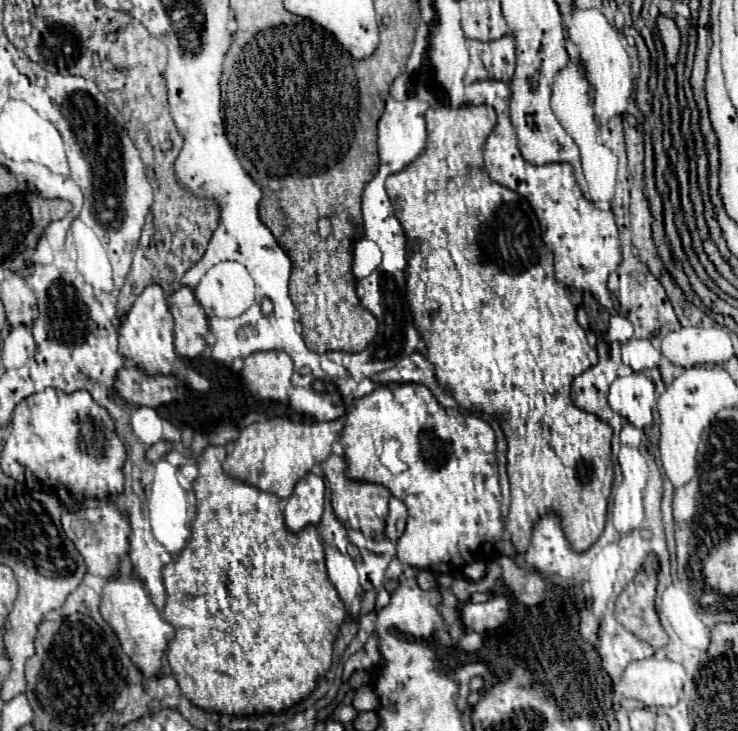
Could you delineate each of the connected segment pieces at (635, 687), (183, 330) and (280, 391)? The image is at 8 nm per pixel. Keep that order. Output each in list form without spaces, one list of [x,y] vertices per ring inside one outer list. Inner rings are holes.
[[[640,659],[626,667],[620,693],[642,701],[646,707],[676,705],[684,687],[684,667],[670,659]]]
[[[182,285],[178,291],[174,291],[170,297],[168,297],[168,305],[170,305],[170,313],[174,317],[174,345],[176,345],[176,353],[184,359],[196,359],[202,355],[202,351],[206,349],[206,333],[208,333],[208,317],[206,317],[206,311],[204,307],[196,301],[194,297],[194,291],[186,285]]]
[[[284,351],[254,353],[244,359],[242,379],[258,399],[286,401],[292,377],[292,359]]]

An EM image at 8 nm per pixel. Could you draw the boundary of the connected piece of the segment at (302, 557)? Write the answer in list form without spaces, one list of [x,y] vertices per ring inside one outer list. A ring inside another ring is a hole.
[[[208,447],[200,459],[198,459],[198,477],[194,481],[194,493],[196,493],[196,519],[192,525],[192,537],[188,545],[182,549],[176,561],[166,565],[162,569],[164,581],[166,581],[166,607],[162,611],[162,617],[174,627],[176,635],[168,643],[166,657],[168,665],[182,689],[182,693],[198,707],[206,711],[218,711],[218,713],[262,713],[262,709],[274,709],[274,713],[298,703],[302,697],[306,697],[316,687],[316,679],[324,675],[332,663],[332,643],[336,639],[338,629],[344,623],[346,607],[340,599],[336,587],[330,583],[326,565],[324,565],[324,549],[322,539],[316,533],[316,527],[304,527],[300,533],[292,533],[284,523],[284,513],[280,509],[280,499],[274,493],[260,491],[258,487],[252,487],[248,483],[242,483],[228,473],[222,471],[222,463],[226,459],[226,447]]]

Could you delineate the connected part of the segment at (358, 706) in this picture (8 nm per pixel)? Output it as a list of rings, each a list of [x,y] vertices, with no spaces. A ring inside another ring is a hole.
[[[362,685],[356,689],[352,705],[354,705],[356,711],[377,711],[380,709],[380,701],[374,693],[373,688],[369,685]]]

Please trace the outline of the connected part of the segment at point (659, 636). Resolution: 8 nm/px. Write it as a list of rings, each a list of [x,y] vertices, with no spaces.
[[[652,553],[644,559],[640,571],[636,573],[636,577],[624,587],[624,591],[618,595],[616,599],[616,619],[630,631],[634,633],[638,639],[650,643],[654,649],[662,649],[668,643],[668,635],[658,619],[658,613],[654,609],[654,601],[656,601],[656,587],[658,587],[658,573],[660,573],[660,561],[658,557]]]

